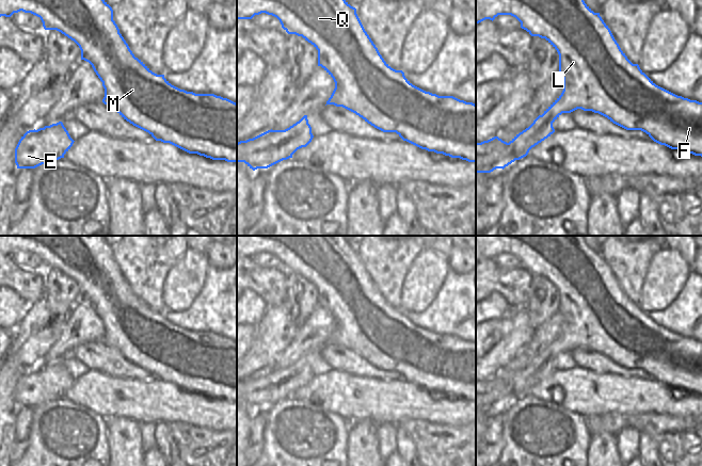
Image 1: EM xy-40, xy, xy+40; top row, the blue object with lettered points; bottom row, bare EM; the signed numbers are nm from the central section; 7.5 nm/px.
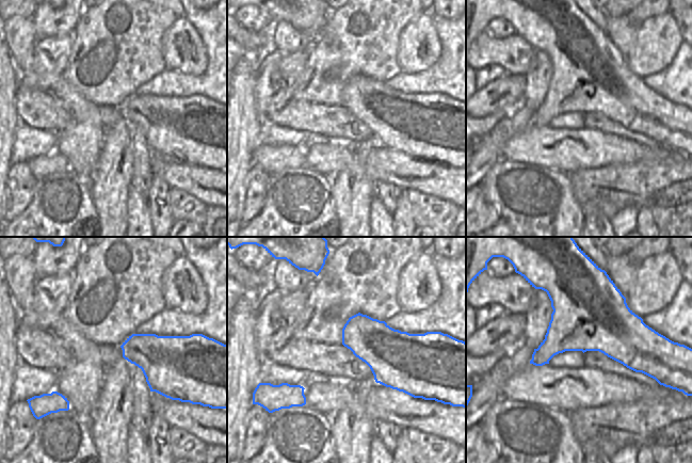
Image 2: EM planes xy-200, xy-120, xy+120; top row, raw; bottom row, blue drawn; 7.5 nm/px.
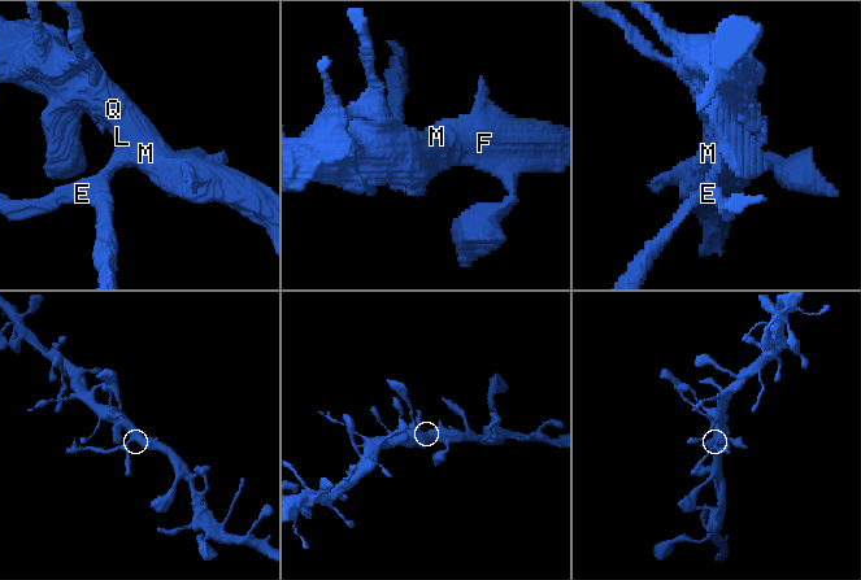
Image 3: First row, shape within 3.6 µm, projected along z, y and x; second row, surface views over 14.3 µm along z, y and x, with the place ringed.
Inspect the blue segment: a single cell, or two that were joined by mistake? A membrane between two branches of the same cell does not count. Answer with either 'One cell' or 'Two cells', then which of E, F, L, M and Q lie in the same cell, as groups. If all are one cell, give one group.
Two cells. Groups: E / F L M Q

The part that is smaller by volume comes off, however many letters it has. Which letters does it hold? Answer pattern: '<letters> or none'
E

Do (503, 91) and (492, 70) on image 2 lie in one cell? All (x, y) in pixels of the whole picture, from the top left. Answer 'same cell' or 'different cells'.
different cells

